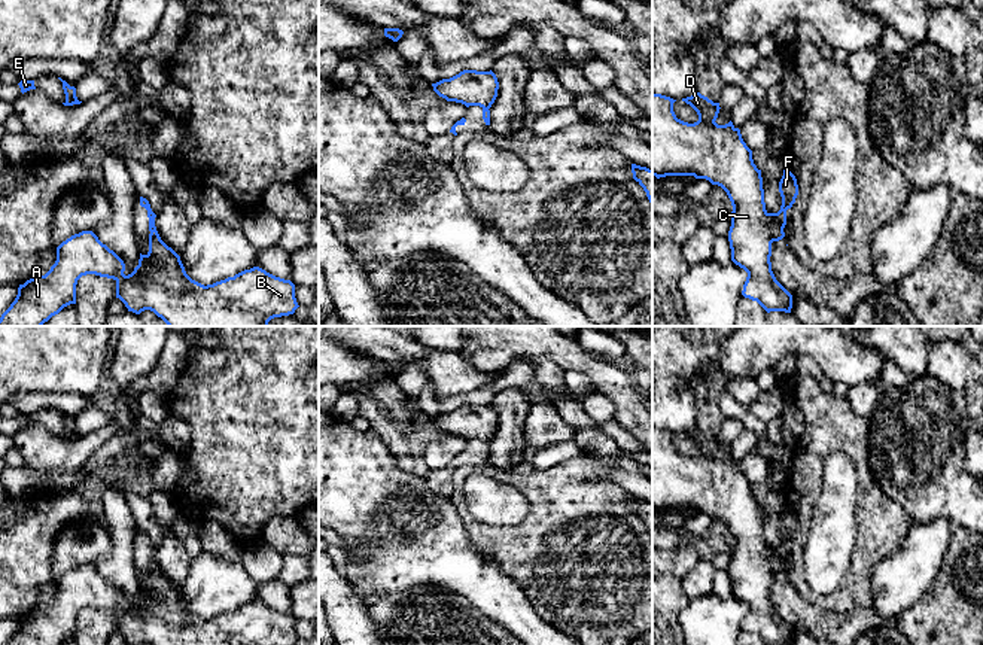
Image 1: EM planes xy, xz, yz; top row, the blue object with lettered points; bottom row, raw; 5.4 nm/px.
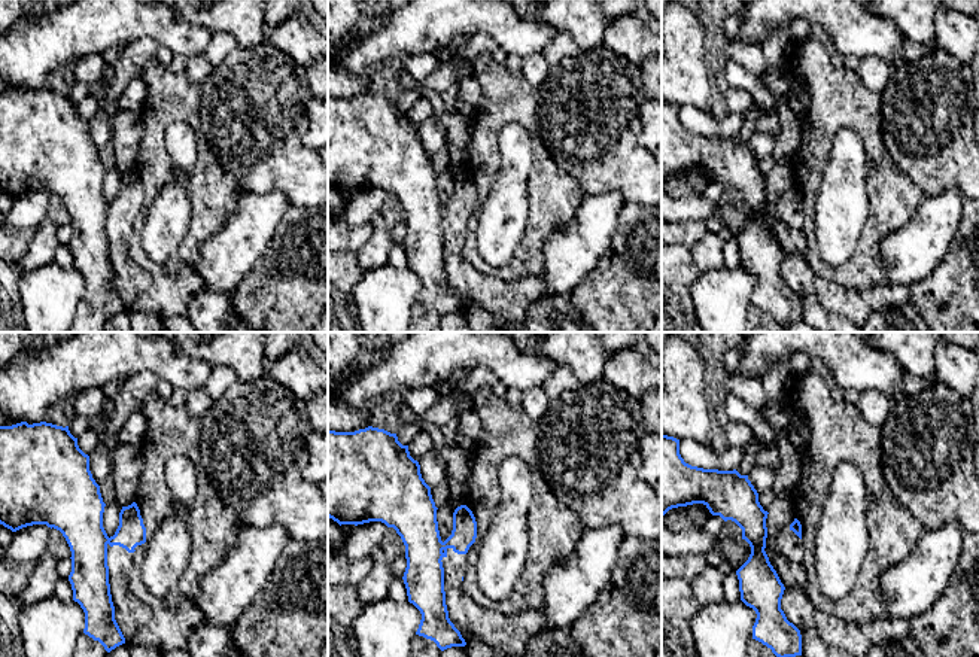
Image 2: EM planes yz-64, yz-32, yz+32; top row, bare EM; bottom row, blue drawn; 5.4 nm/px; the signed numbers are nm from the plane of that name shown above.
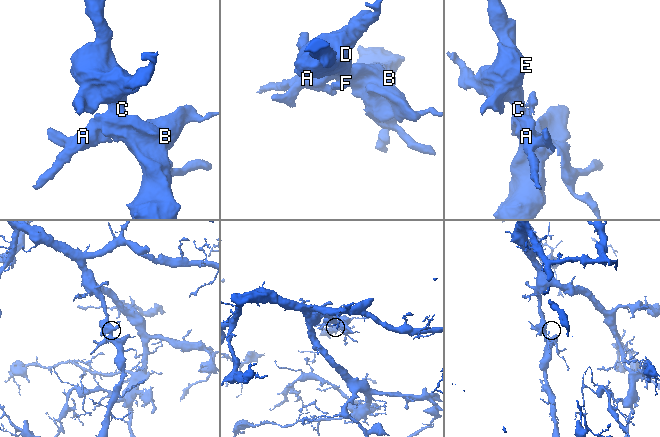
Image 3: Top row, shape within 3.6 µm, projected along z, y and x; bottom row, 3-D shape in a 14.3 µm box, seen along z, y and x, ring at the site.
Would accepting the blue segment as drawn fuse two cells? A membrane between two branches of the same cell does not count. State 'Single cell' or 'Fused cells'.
Fused cells

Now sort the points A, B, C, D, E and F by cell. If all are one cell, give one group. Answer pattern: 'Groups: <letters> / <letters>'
Groups: A B C D E / F

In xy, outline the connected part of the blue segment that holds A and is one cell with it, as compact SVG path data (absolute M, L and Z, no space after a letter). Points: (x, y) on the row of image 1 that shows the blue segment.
M156 226L149 234L149 252L140 253L131 274L125 276L124 271L124 261L92 231L74 234L57 247L57 261L45 276L34 276L19 285L15 301L0 317L0 326L42 326L64 307L76 304L77 280L86 274L113 279L116 298L128 311L140 314L150 310L168 326L268 326L271 319L293 314L299 307L295 285L259 267L207 286L192 280L180 256L161 240Z

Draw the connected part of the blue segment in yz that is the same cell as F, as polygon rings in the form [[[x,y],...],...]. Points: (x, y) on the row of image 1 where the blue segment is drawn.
[[[788,168],[783,170],[783,176],[779,182],[779,192],[782,197],[780,210],[777,213],[767,213],[767,223],[773,241],[779,241],[785,237],[786,210],[792,207],[798,195],[797,179]]]

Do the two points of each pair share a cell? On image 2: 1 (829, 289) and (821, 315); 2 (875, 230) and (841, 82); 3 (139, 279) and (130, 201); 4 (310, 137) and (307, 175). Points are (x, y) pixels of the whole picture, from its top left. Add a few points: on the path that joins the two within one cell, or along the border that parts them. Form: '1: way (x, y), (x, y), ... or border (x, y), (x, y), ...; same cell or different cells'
1: border (799, 295), (814, 295), (830, 312); different cells
2: way (881, 192), (878, 157), (865, 119); same cell
3: way (121, 259), (121, 221); same cell
4: border (301, 131), (301, 142), (312, 149); different cells

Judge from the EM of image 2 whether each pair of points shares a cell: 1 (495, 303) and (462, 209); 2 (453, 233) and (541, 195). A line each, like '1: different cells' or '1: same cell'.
1: same cell
2: different cells

